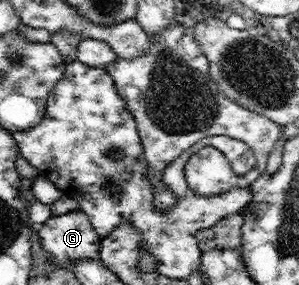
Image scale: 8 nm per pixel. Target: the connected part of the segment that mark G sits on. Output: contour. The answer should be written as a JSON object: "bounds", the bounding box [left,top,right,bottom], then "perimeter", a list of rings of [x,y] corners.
{"bounds":[38,207,102,269],"perimeter":[[[77,207],[62,216],[51,216],[38,232],[42,249],[46,258],[53,264],[71,269],[75,260],[97,260],[99,258],[99,242],[102,238],[94,230],[87,214]]]}

